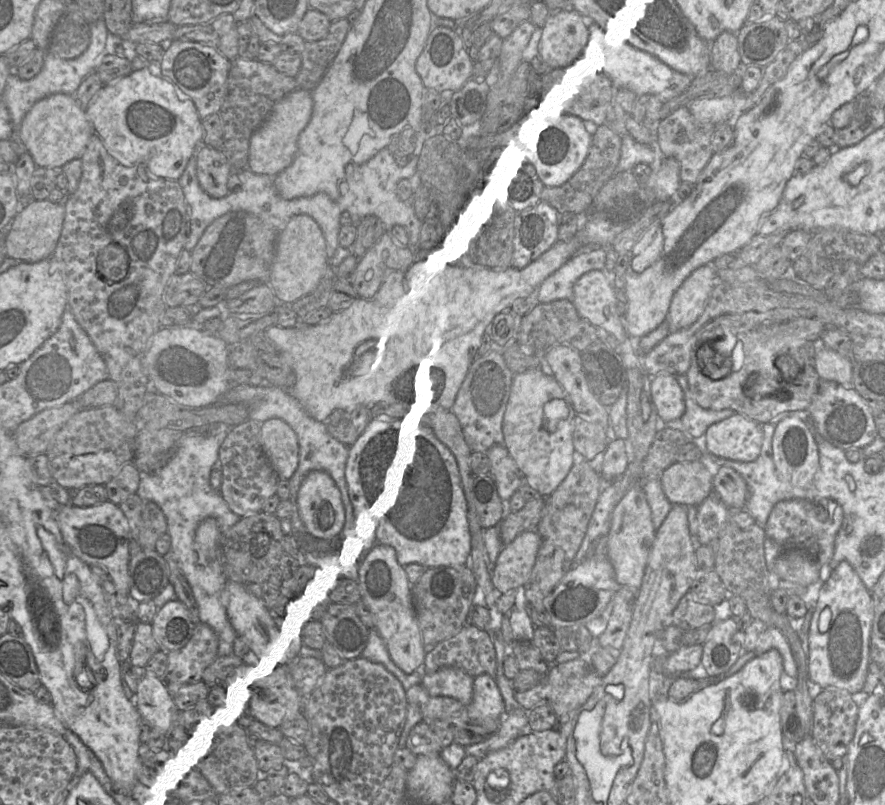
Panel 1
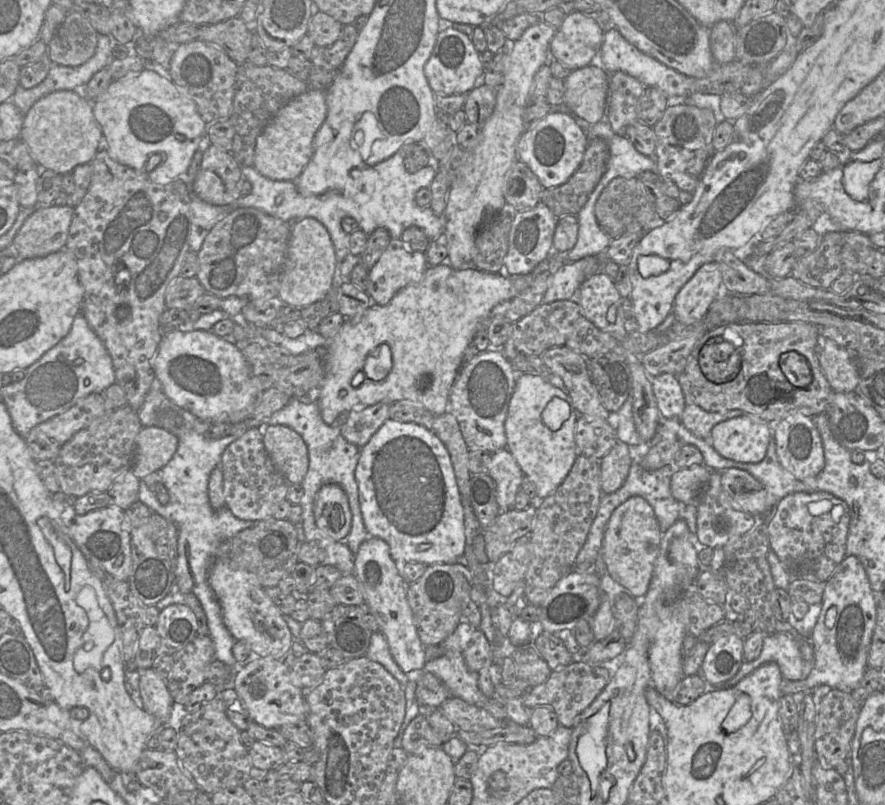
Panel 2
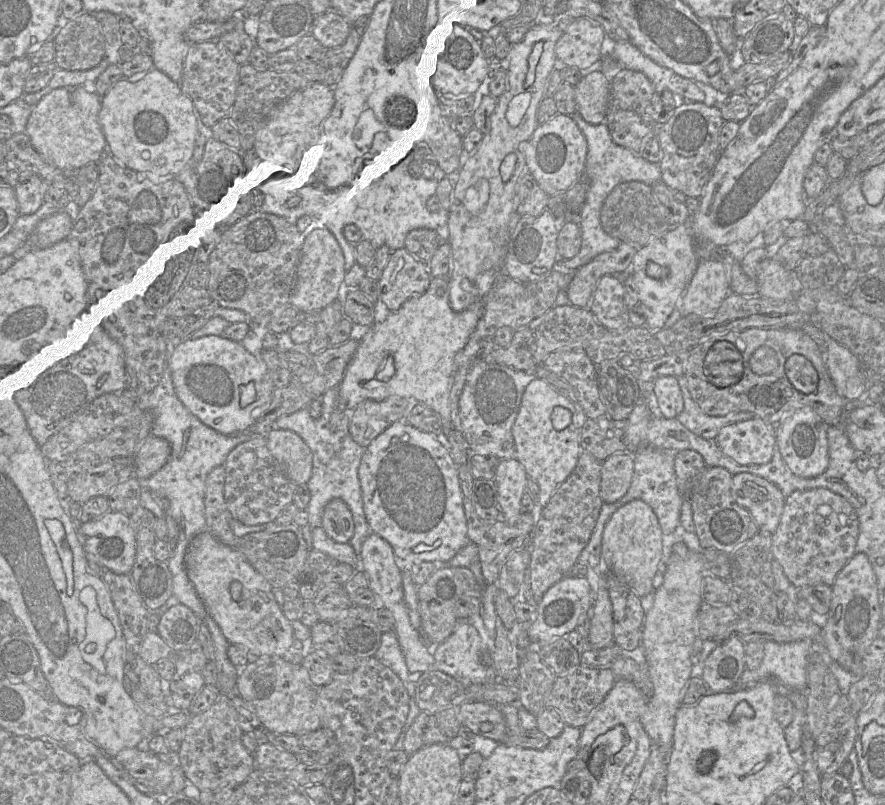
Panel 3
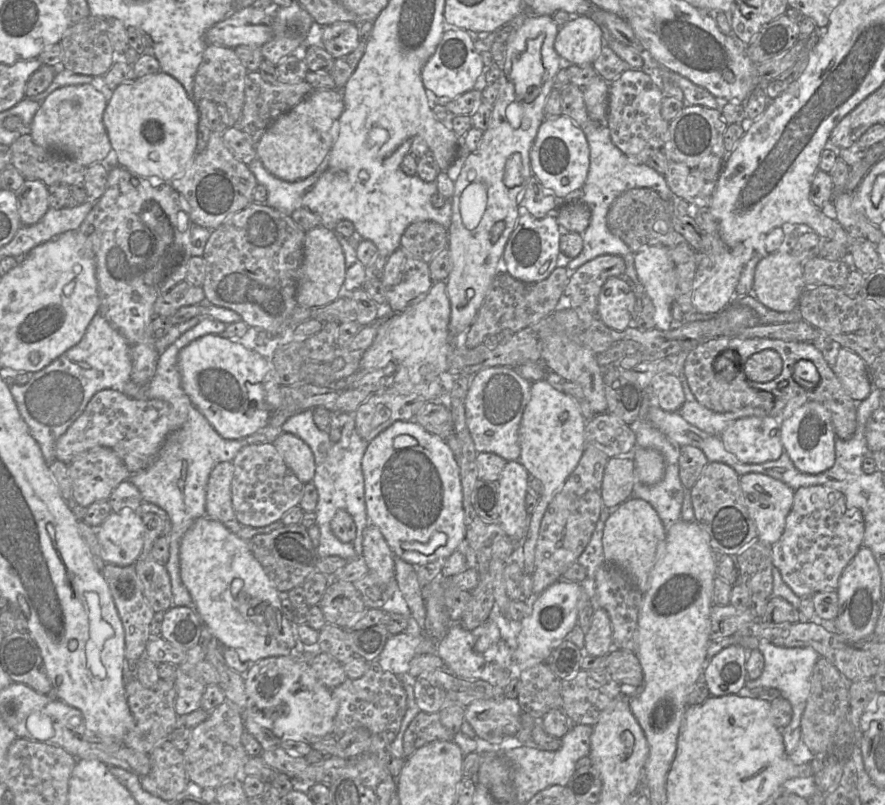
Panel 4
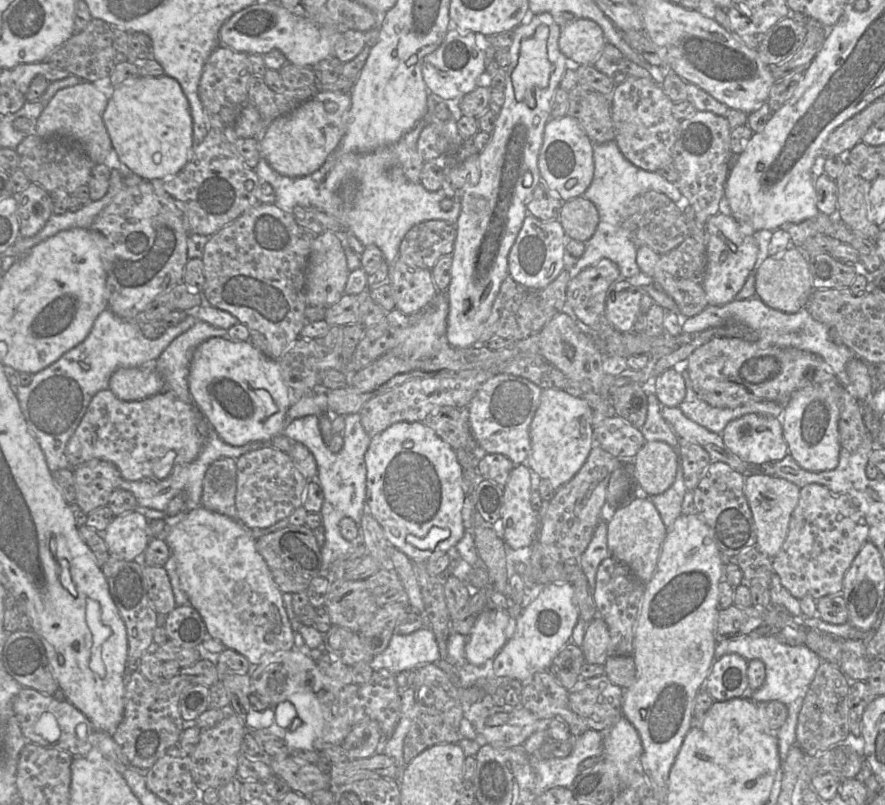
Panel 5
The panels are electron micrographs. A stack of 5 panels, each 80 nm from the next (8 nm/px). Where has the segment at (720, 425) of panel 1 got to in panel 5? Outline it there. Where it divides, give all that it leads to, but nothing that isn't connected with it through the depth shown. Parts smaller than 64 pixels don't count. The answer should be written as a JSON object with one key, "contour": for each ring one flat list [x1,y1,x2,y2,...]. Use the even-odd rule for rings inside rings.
{"contour":[[744,415,729,422,722,437,725,445,747,463,780,461,789,454,780,417]]}

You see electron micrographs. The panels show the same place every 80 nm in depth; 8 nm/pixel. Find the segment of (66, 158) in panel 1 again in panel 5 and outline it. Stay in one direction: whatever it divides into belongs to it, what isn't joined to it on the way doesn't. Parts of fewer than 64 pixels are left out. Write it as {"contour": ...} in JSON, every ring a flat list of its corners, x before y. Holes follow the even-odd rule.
{"contour":[[81,82,59,90,45,105,36,121,36,134,40,137,62,136,77,142,95,163,104,163,112,143,103,122,103,112,108,98,92,82]]}

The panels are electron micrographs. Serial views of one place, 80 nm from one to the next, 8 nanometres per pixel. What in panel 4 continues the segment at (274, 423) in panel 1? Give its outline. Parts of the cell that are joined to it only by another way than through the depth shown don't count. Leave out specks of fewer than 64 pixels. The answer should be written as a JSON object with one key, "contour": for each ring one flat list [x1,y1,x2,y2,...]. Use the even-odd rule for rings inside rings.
{"contour":[[282,432,272,443,285,464,304,484,315,474,315,461,310,447,294,434]]}

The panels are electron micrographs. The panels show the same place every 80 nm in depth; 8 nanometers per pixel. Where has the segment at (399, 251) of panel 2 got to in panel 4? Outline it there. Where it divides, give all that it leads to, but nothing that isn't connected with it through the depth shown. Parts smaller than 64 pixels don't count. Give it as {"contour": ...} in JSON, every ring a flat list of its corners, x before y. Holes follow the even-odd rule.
{"contour":[[401,246,388,256,381,282,394,313,418,302,433,284,428,264]]}

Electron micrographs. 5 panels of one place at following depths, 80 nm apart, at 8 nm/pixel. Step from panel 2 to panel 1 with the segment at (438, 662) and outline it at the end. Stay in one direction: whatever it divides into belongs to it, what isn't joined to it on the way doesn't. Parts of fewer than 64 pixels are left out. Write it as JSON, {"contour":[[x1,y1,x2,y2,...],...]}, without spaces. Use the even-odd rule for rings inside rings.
{"contour":[[442,668,435,673,425,674,421,685,431,697,450,697,467,706,473,698,474,678,456,668]]}

